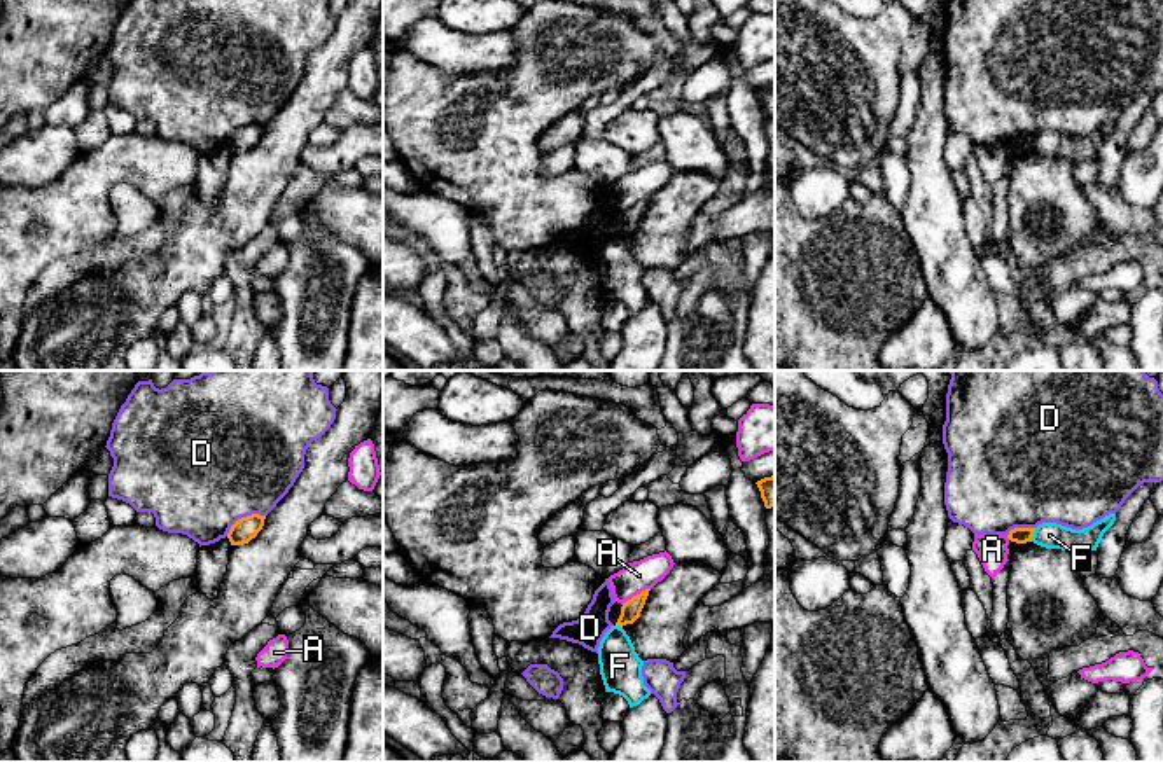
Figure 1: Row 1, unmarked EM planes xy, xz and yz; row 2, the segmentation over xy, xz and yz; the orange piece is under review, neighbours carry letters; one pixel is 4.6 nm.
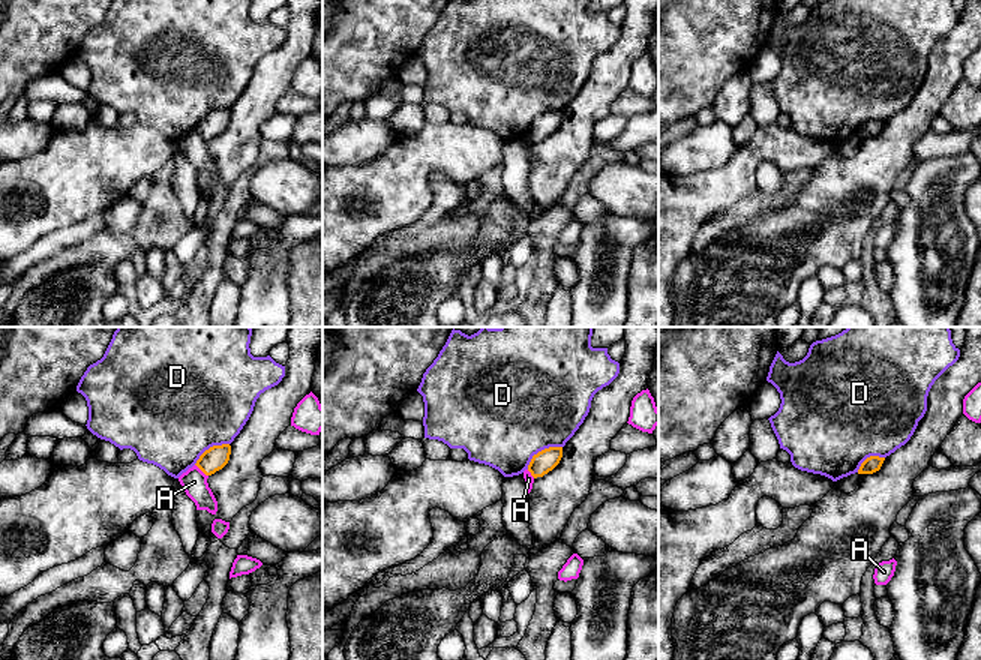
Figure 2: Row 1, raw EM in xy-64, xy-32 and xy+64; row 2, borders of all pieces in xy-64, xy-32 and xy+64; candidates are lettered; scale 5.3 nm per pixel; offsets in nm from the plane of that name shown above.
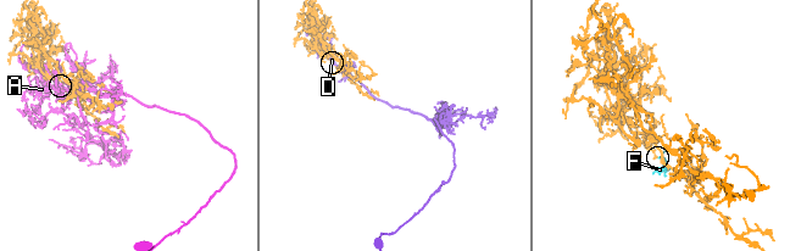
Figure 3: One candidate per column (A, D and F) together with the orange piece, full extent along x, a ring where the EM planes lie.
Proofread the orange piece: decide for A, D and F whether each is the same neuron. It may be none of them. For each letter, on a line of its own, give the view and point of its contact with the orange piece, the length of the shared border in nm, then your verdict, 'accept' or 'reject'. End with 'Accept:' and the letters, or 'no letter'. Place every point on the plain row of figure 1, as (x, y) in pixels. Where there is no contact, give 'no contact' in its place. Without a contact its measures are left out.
A: meets orange in xz at (637, 203); contact 150 nm long; reject
D: meets orange in xy at (243, 126); contact 200 nm long; reject
F: meets orange in yz at (1032, 144); contact 70 nm long; reject
Accept: no letter

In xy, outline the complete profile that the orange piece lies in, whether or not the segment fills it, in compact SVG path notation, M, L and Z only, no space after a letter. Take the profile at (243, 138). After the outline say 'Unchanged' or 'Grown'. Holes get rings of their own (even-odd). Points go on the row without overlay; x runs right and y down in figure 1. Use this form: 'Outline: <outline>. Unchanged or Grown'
Outline: M259 122L238 128L227 142L231 154L243 154L255 147L264 135L264 128L266 124Z. Unchanged

